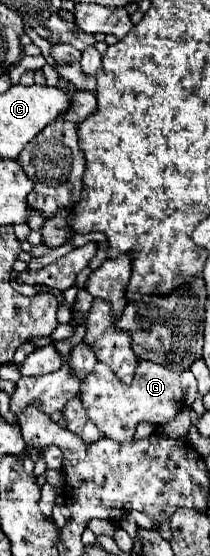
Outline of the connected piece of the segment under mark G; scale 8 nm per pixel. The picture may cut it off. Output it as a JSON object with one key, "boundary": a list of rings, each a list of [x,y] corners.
{"boundary":[[[142,360],[136,369],[130,386],[119,382],[109,366],[97,362],[93,372],[81,382],[79,400],[89,416],[89,420],[111,440],[125,442],[131,440],[139,422],[151,422],[153,426],[161,426],[171,422],[177,412],[181,410],[181,386],[179,386],[179,372],[157,366],[153,362]]]}

